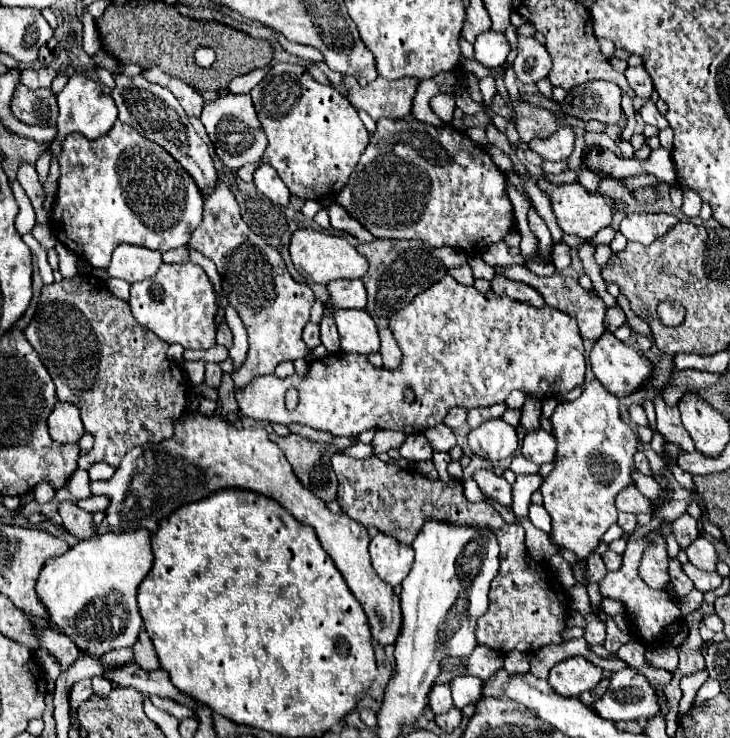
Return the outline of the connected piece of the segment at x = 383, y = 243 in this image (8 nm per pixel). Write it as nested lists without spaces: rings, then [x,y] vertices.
[[[374,240],[370,244],[360,244],[356,248],[366,256],[370,268],[360,278],[368,292],[366,310],[376,316],[392,316],[410,304],[410,300],[442,280],[450,266],[466,264],[466,254],[458,248],[430,248],[418,240]]]

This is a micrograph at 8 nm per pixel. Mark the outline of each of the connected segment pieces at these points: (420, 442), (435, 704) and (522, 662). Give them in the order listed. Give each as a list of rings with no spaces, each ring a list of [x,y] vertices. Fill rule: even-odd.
[[[414,434],[414,436],[406,438],[406,442],[400,448],[400,454],[406,460],[420,462],[420,460],[430,460],[432,458],[432,448],[430,448],[424,434]]]
[[[436,684],[434,692],[430,694],[430,708],[434,714],[448,712],[452,708],[452,696],[450,696],[450,684]]]
[[[508,652],[504,657],[504,668],[508,674],[524,673],[529,671],[529,654],[524,654],[524,652]]]

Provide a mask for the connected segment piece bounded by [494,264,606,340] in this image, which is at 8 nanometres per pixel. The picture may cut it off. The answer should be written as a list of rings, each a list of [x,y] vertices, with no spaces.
[[[520,264],[494,266],[494,270],[496,270],[496,274],[498,274],[498,276],[504,276],[504,278],[508,278],[508,280],[516,280],[516,282],[524,282],[524,284],[528,284],[528,286],[536,288],[536,290],[542,294],[542,298],[546,300],[546,304],[548,304],[548,306],[552,306],[552,308],[556,308],[556,310],[560,310],[560,312],[566,312],[568,316],[576,318],[582,338],[598,340],[598,338],[606,332],[606,328],[604,328],[606,304],[602,302],[602,298],[600,298],[596,292],[588,292],[588,290],[584,290],[584,288],[578,284],[578,280],[568,278],[568,276],[564,276],[564,274],[560,274],[560,272],[556,272],[554,276],[542,278],[542,276],[532,274],[528,268],[520,266]]]

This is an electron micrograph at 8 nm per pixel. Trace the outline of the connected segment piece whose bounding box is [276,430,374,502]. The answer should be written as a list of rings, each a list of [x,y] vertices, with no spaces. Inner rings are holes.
[[[366,430],[366,432],[360,432],[358,436],[350,436],[350,438],[342,438],[342,436],[336,436],[332,438],[332,442],[322,442],[322,440],[310,440],[310,438],[304,438],[300,434],[288,434],[288,436],[280,436],[276,440],[276,444],[284,450],[294,474],[302,480],[302,484],[306,484],[306,488],[310,488],[318,498],[322,498],[324,502],[330,502],[330,500],[336,500],[336,490],[338,490],[338,480],[332,472],[332,466],[330,466],[330,458],[338,452],[344,452],[346,448],[350,448],[356,440],[358,442],[364,442],[364,444],[370,444],[374,438],[374,432],[372,430]]]

